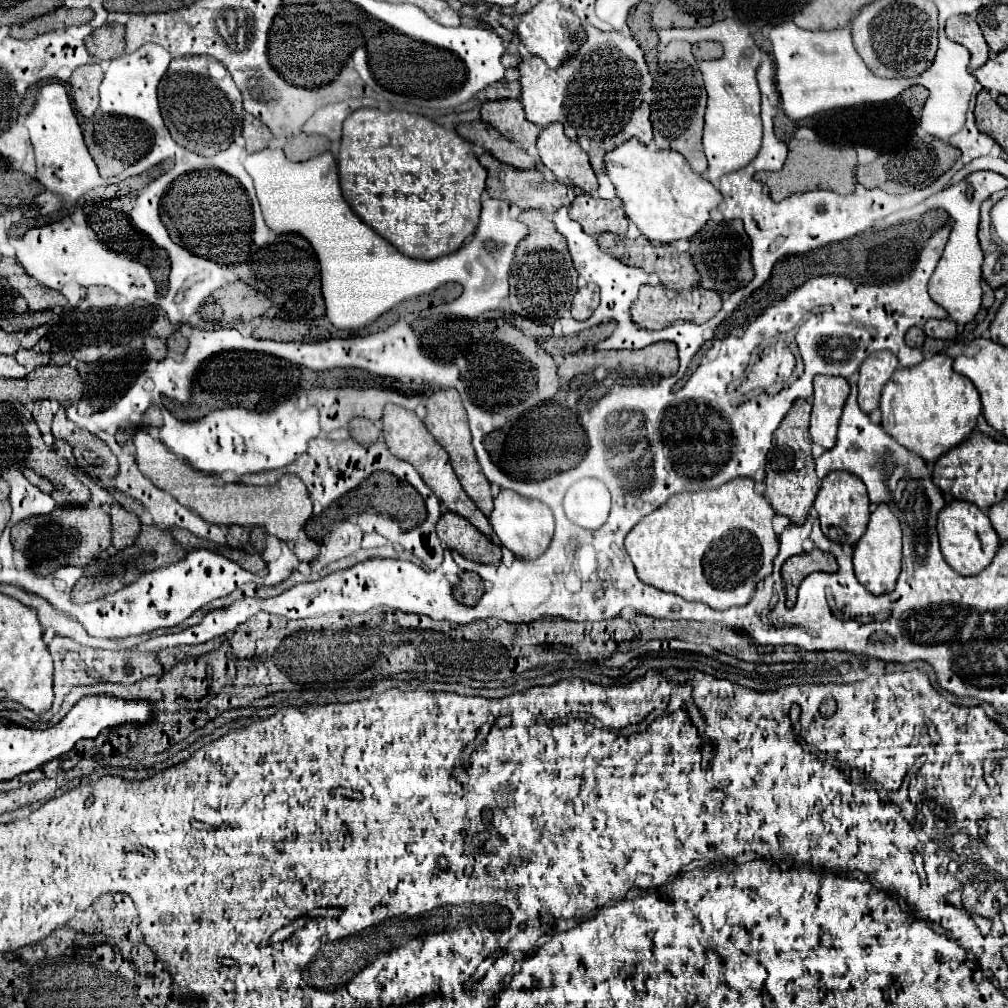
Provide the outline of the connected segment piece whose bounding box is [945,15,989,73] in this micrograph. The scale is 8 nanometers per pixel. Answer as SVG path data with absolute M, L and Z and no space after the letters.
M967 15L951 17L945 25L945 31L951 41L957 41L969 49L969 53L971 53L969 71L971 73L989 59L989 45L985 43L985 39L981 35L979 25L971 17L967 17Z

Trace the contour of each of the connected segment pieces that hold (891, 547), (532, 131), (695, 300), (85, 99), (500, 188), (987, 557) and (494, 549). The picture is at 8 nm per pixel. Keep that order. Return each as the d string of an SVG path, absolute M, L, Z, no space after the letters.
M885 503L877 505L877 509L871 513L869 527L855 545L853 565L859 583L873 595L891 593L895 589L897 577L901 573L901 525Z
M499 99L499 101L483 103L481 119L493 125L509 141L523 145L523 149L535 145L541 131L537 129L537 125L525 119L523 105L519 103L519 99Z
M643 285L637 297L637 303L631 305L631 317L637 327L657 331L667 327L673 321L693 321L693 313L717 313L721 309L721 297L715 291L707 291L703 287L693 287L693 291L683 291L683 293L673 293L665 289L663 285L651 287Z
M97 63L77 67L71 75L71 95L83 117L93 117L99 107L99 85L103 81L103 71Z
M483 153L479 157L479 163L487 169L489 177L487 177L487 193L489 197L493 199L505 199L513 205L517 205L519 209L539 209L539 211L545 211L545 213L555 213L557 209L561 207L567 207L571 205L571 199L569 199L569 189L557 181L553 183L543 183L541 181L541 175L537 171L521 171L521 169L515 169L511 165L505 165L501 161L497 161L491 153Z
M951 501L947 507L943 507L937 519L937 533L947 565L951 565L951 569L955 569L959 575L977 575L993 561L999 549L999 537L989 517L973 503Z
M449 511L437 523L437 535L447 549L461 553L465 559L487 565L501 561L499 545L487 537L481 537L481 533L477 533L477 529L473 529L463 517L457 517Z

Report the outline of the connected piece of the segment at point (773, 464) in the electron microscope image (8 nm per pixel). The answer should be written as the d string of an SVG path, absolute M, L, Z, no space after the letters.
M797 399L781 425L773 433L773 447L769 451L769 461L765 467L765 497L777 511L777 515L785 515L795 525L803 525L807 521L809 509L819 491L819 477L815 475L815 463L811 457L811 437L809 437L809 415L811 405L805 399Z

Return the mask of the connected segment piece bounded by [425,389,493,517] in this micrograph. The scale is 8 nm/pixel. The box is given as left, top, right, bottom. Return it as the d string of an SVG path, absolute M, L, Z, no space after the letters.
M439 389L437 393L433 393L427 399L427 419L425 425L429 429L429 433L439 441L439 445L449 453L451 457L451 465L457 473L459 483L463 485L465 493L475 501L475 505L483 511L485 517L491 515L493 511L493 495L491 495L491 485L487 481L487 477L481 471L481 465L475 457L475 449L471 443L471 431L469 431L469 423L467 423L467 413L463 409L461 397L457 393L457 389Z

